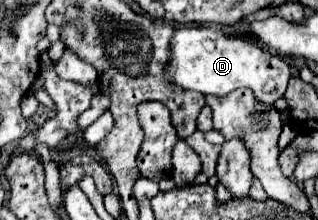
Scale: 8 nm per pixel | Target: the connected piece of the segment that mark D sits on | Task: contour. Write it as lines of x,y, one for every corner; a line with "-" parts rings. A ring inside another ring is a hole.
192,27
178,29
174,33
166,79
184,89
216,97
224,97
234,89
248,87
252,89
256,101
274,105
274,101
284,95
284,87
290,79
290,65
284,57
268,53
256,41
214,27

